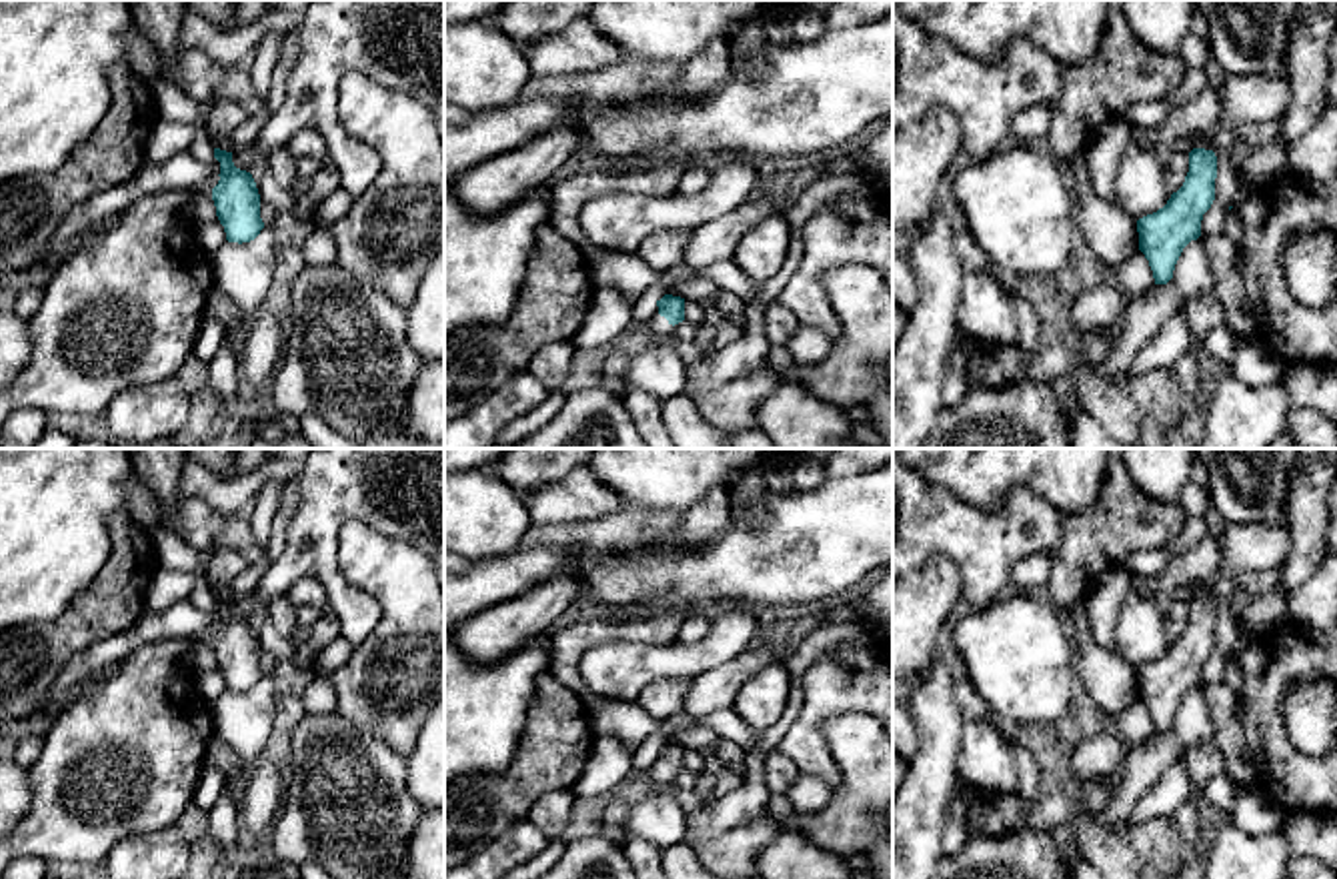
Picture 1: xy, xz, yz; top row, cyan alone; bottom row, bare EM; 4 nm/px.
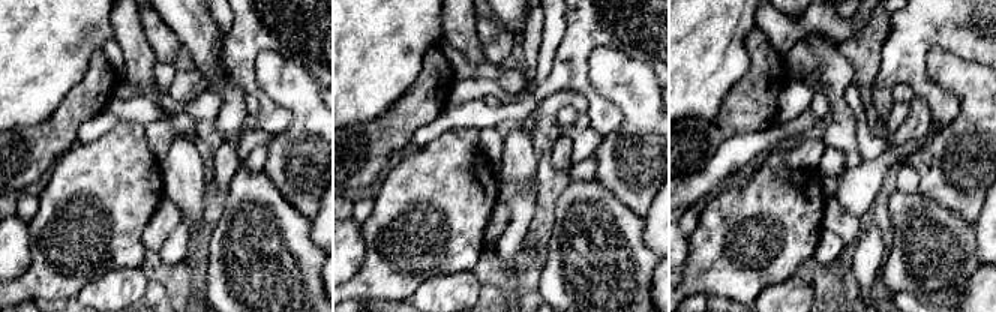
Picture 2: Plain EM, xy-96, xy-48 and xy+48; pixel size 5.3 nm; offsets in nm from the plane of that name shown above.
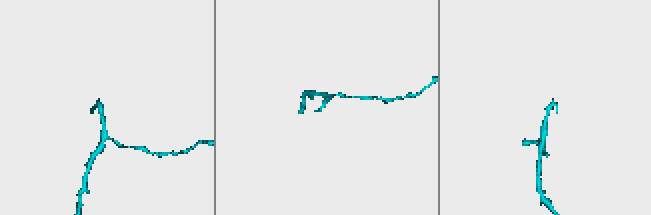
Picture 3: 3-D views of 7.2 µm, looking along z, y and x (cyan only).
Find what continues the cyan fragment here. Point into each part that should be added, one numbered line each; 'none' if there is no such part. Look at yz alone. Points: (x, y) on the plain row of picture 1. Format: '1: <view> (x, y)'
1: yz (1201, 561)

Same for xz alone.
1: xz (659, 775)

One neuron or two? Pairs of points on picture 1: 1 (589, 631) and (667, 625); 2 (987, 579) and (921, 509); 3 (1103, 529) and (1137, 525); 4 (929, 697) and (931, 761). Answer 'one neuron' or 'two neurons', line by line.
1: one neuron
2: one neuron
3: one neuron
4: one neuron

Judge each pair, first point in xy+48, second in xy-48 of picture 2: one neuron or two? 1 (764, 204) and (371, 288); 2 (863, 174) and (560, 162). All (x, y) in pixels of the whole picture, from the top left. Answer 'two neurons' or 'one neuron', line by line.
1: one neuron
2: two neurons

